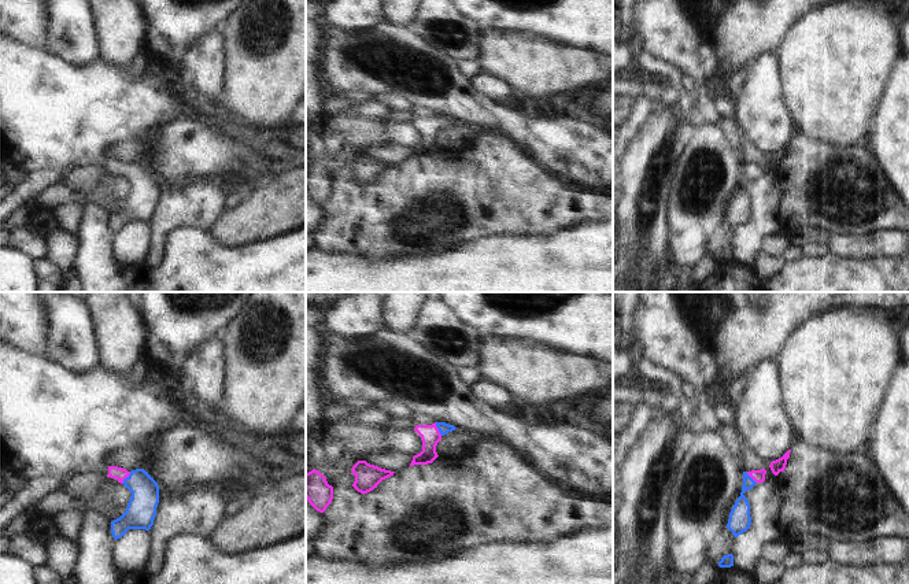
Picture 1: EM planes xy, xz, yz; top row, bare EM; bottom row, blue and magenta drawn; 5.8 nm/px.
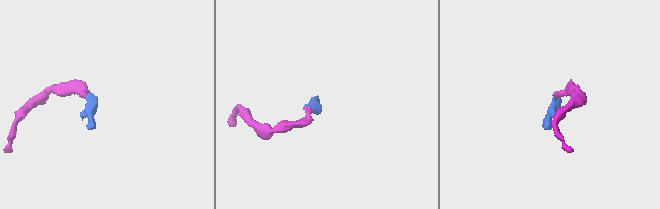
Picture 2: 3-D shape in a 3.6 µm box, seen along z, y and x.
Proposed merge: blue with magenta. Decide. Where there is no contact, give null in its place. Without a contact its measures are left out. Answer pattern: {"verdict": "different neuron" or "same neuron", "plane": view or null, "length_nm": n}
{"verdict": "same neuron", "plane": "xy", "length_nm": 90}

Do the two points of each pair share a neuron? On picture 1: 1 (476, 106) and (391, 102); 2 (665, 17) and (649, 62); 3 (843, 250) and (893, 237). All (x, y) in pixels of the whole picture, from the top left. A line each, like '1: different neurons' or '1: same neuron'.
1: different neurons
2: different neurons
3: same neuron

